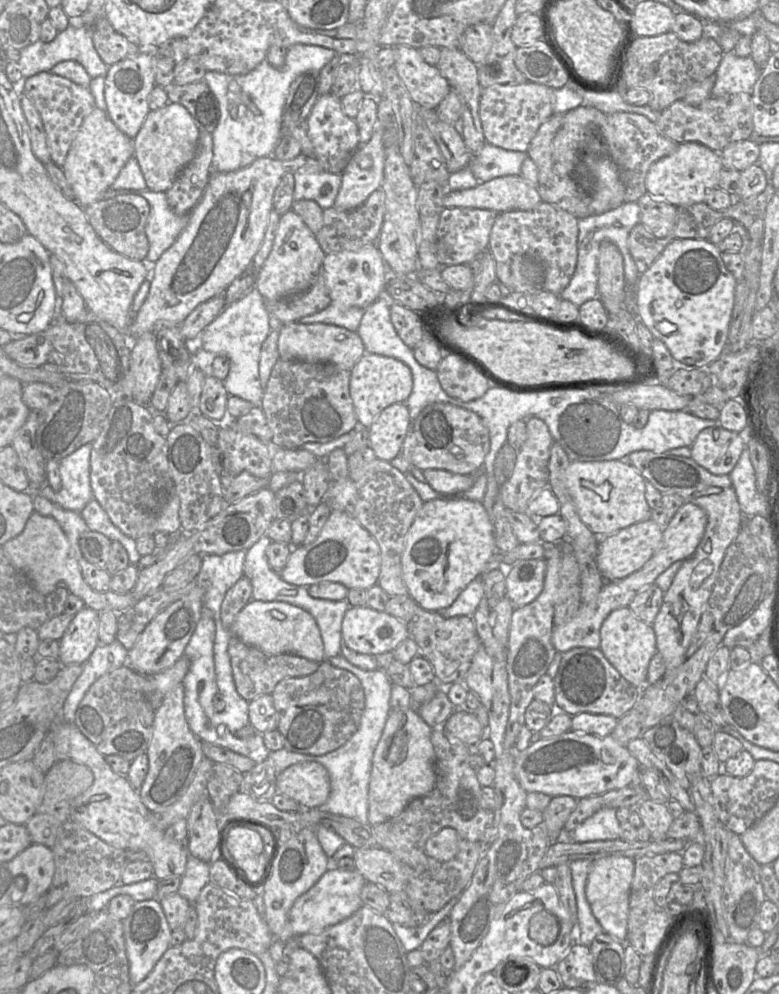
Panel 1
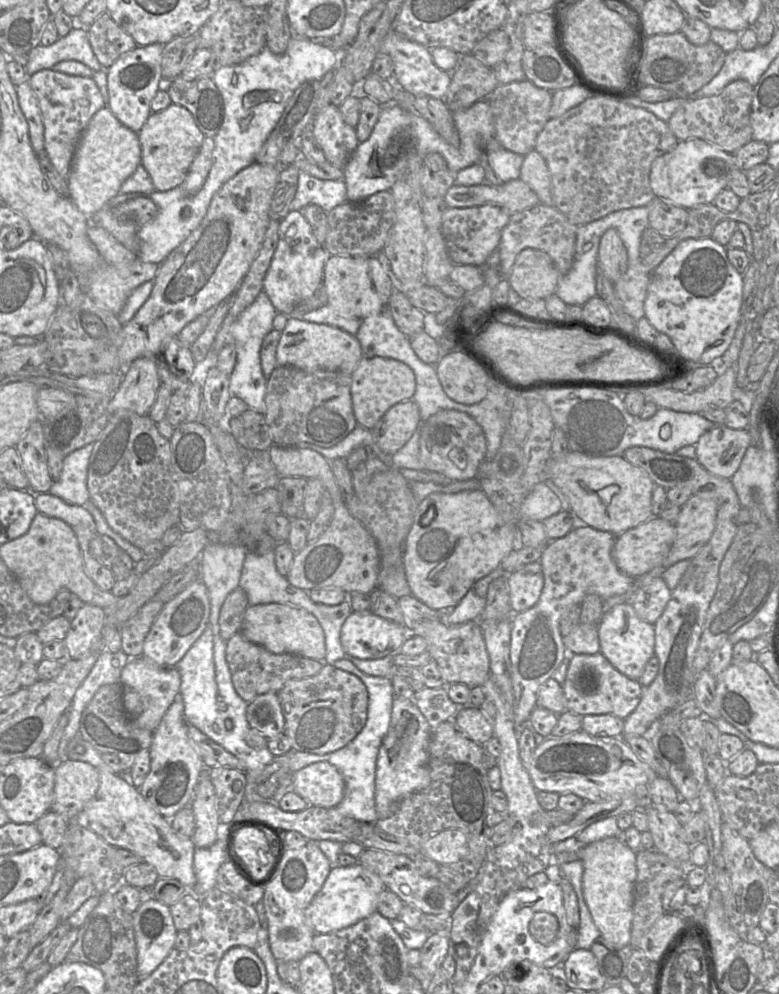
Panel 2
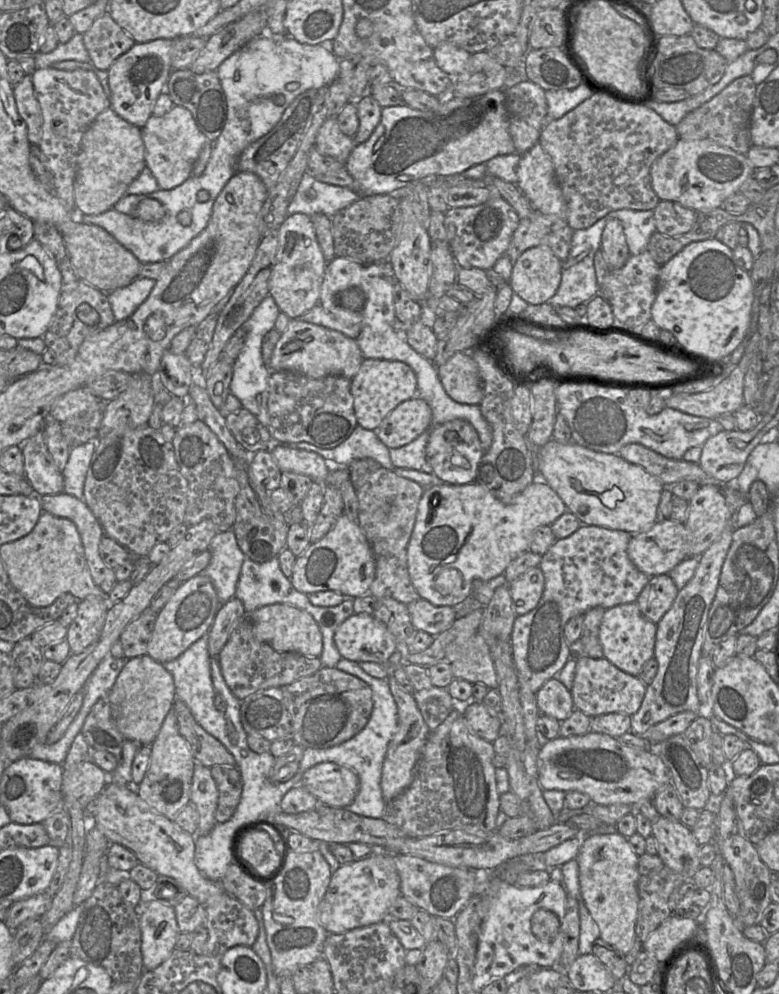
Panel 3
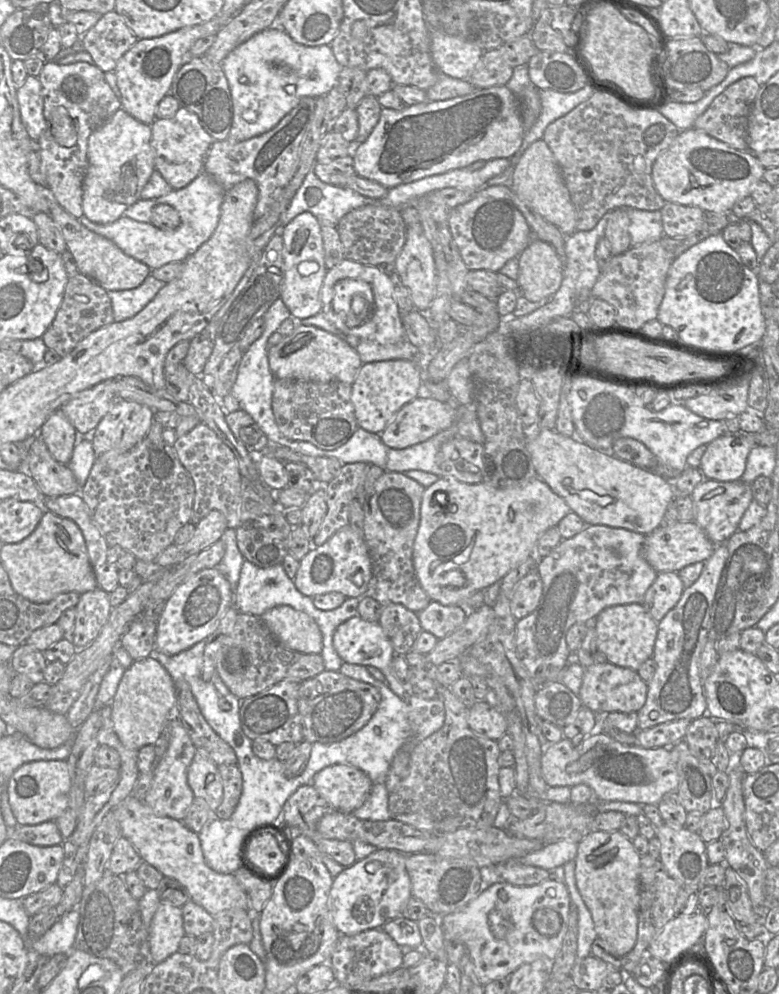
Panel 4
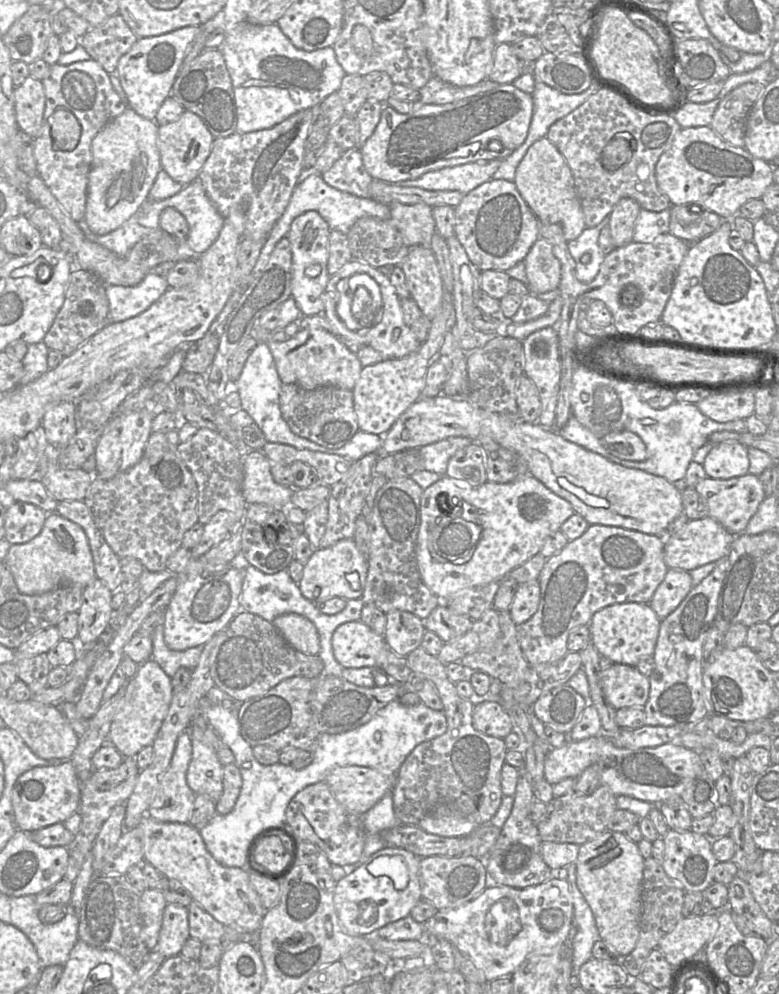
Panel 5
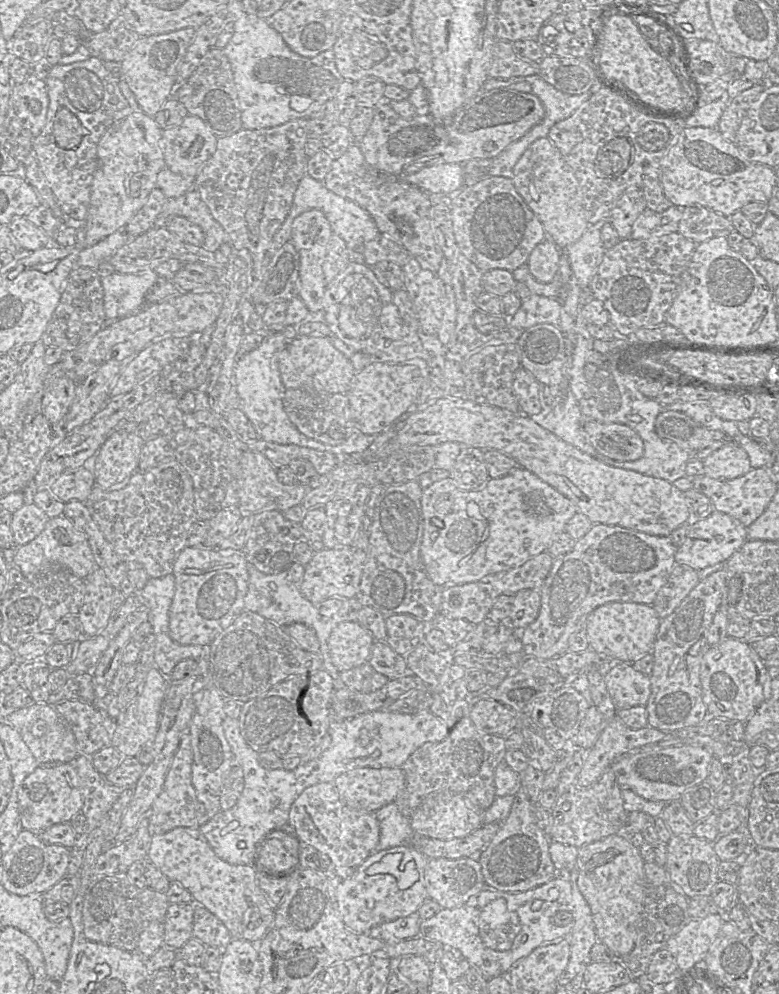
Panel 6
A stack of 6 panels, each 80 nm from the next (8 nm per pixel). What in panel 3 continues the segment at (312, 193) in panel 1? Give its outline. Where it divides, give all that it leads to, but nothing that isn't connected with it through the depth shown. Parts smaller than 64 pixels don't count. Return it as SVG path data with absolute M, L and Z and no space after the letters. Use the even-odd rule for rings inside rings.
M307 171L303 174L296 194L287 208L287 216L295 213L304 213L309 216L322 213L332 217L360 197L361 195L357 191L318 181L310 171ZM309 189L315 191L314 198L307 197Z

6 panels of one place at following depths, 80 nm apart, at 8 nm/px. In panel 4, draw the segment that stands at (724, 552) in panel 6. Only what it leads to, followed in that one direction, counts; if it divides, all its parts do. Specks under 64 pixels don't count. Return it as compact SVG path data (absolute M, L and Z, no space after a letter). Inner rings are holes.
M694 521L677 522L672 526L658 527L645 535L642 556L657 573L678 572L696 562L705 562L713 554L715 547Z

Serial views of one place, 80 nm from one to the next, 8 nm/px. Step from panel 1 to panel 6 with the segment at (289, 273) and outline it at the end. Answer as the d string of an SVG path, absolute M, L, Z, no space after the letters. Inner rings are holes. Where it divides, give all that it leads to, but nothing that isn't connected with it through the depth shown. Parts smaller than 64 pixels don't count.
M310 209L297 216L292 224L291 238L300 256L300 289L299 298L311 313L322 310L325 293L325 278L323 263L325 261L328 243L333 232L324 213L319 209Z

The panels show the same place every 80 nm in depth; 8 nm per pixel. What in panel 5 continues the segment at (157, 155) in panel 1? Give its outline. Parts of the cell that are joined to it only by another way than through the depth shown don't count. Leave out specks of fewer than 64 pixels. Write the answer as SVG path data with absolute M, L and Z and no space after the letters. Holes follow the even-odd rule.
M184 111L181 117L172 123L159 126L157 145L160 152L162 169L176 182L186 186L198 178L209 157L215 137L203 120L190 111Z

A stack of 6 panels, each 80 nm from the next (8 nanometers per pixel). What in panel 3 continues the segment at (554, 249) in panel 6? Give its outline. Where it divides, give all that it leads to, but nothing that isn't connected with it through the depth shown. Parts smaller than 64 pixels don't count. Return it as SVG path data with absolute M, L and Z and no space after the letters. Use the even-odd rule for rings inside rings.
M531 247L514 263L509 284L528 304L549 302L560 285L562 263L549 247Z

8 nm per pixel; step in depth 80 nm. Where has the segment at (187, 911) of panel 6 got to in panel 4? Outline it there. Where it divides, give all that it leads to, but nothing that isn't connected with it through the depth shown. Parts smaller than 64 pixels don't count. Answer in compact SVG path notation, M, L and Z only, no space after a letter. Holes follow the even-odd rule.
M162 901L149 928L152 961L158 964L176 953L185 935L181 908Z

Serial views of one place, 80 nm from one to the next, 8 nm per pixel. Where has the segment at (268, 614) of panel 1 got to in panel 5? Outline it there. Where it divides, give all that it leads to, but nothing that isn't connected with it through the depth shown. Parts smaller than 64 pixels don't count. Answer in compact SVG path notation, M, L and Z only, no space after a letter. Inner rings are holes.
M287 613L276 617L272 623L296 650L306 655L319 654L320 639L317 628L306 617Z

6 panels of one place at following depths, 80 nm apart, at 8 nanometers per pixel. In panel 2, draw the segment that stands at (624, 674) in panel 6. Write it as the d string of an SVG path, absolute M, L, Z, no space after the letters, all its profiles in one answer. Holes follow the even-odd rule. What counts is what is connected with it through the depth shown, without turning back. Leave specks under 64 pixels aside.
M600 652L570 654L562 688L567 700L567 711L581 716L612 714L623 720L638 706L644 689L638 680L630 679L614 668Z

